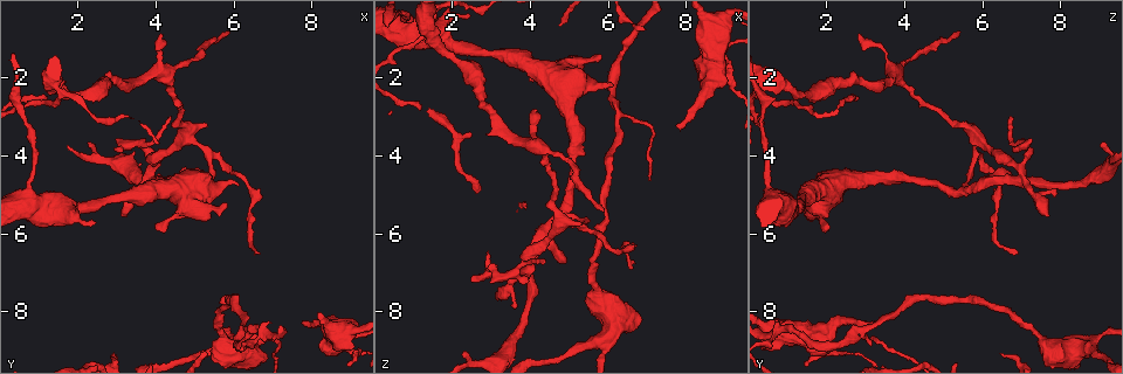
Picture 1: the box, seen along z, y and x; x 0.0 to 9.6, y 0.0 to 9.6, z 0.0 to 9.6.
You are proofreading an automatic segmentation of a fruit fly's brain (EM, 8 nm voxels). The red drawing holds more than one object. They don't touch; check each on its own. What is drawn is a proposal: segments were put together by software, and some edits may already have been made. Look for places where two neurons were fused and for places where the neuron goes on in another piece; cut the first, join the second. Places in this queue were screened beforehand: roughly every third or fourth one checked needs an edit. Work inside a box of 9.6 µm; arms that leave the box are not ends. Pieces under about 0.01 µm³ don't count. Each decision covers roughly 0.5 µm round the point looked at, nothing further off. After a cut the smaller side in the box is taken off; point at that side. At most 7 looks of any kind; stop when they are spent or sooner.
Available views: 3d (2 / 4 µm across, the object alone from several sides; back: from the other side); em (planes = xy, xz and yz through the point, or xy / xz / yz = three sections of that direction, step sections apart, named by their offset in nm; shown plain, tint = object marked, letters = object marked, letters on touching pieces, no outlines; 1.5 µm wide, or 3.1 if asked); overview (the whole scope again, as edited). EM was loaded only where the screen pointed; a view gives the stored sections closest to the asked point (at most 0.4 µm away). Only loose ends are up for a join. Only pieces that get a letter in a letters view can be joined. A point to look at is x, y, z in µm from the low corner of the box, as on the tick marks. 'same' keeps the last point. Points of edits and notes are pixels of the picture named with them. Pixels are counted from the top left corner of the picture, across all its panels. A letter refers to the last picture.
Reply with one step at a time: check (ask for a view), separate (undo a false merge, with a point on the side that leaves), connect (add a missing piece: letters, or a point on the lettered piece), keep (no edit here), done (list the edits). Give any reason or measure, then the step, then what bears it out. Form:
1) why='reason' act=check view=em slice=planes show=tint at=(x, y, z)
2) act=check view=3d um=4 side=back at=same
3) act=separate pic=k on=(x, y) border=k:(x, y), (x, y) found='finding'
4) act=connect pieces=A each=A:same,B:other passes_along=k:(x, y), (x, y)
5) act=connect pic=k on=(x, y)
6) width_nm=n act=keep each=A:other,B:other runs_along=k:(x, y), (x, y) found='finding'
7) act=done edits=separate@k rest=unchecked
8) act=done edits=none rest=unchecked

act=check view=em slice=yz step=8 show=letters at=(7.75, 8.25, 3.30)

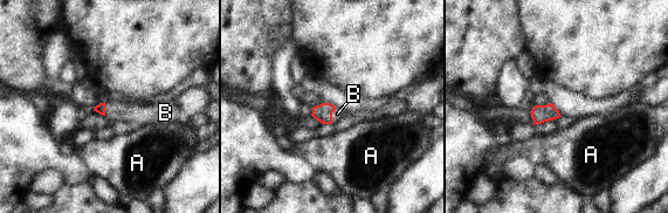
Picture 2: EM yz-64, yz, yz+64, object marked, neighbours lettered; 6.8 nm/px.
act=check view=em slice=planes show=letters at=same

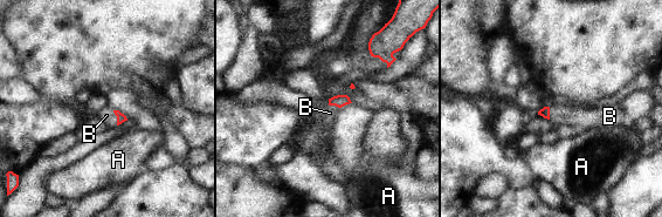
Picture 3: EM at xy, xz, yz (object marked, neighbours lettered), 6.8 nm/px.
longest_contact=B:110nm act=connect pieces=B each=A:other,B:same found='the neuron continues'

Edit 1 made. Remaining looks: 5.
why='three-way junction' act=check view=em slice=yz step=4 show=letters at=(4.85, 4.95, 5.40)

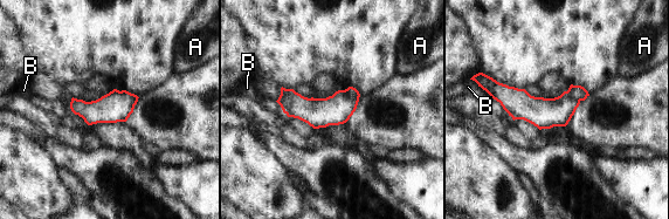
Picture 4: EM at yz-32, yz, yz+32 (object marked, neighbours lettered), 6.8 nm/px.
act=separate pic=4 on=(350, 90) each=A:other,B:other border=4:(343, 90), (358, 97) found='a second neuron is stuck on'

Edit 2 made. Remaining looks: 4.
why='abrupt turn' act=check view=3d um=4 side=back at=(6.75, 8.55, 0.75)

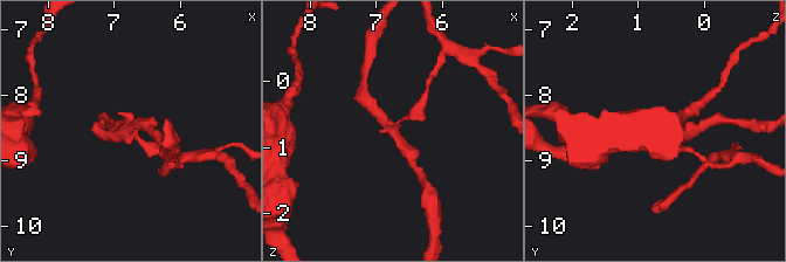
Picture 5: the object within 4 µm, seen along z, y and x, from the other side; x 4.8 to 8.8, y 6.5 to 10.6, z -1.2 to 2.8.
arms=3 act=check view=em slice=yz step=8 show=plain at=(6.75, 8.55, 0.70)

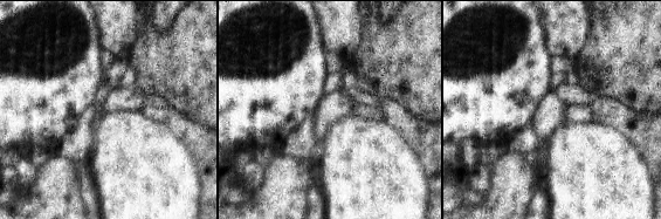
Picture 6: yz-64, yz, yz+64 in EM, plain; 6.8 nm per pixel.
act=check view=em slice=yz step=8 show=letters at=same

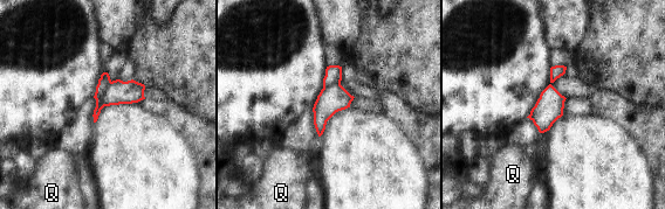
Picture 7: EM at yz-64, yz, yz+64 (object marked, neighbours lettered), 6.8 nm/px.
width_nm=180 act=separate pic=7 on=(104, 81) each=Q:other found='a second neuron is stuck on'

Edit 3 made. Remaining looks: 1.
act=done edits=connect@3,separate@4,separate@7 rest=unchecked

